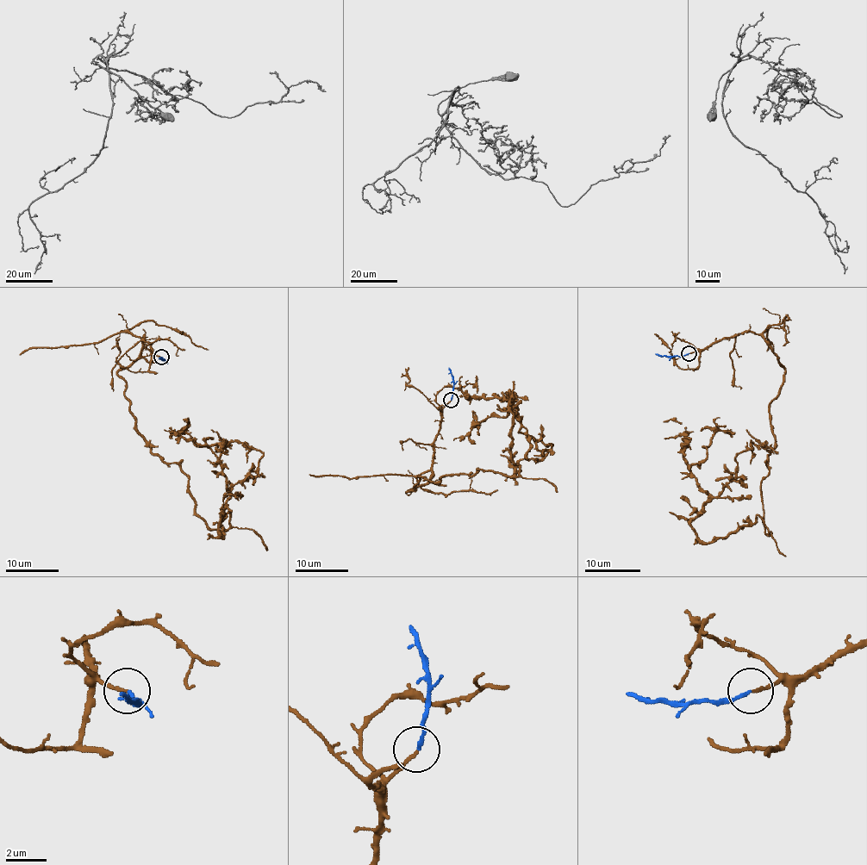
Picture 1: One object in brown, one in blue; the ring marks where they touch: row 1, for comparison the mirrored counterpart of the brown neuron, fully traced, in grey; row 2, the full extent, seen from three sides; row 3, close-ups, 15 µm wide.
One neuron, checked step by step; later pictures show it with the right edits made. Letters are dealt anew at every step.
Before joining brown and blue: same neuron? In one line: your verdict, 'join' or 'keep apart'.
join

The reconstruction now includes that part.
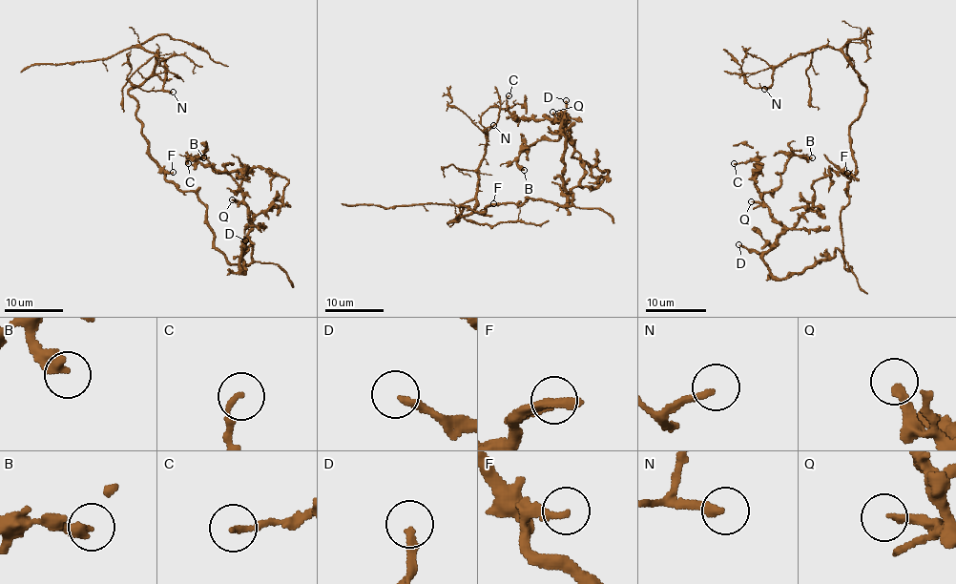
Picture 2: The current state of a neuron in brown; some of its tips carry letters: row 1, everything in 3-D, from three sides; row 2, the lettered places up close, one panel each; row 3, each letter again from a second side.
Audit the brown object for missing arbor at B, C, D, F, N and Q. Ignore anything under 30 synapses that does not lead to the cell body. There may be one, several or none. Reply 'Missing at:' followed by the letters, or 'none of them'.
Missing at: B, D, N

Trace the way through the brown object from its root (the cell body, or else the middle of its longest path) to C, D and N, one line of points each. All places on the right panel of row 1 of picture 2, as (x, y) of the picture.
C: (841, 212), (848, 269), (838, 249), (776, 278), (763, 257), (779, 223), (754, 180), (758, 165), (734, 163)
D: (841, 212), (842, 258), (848, 269), (838, 249), (801, 272), (776, 278), (756, 252), (738, 244)
N: (841, 212), (856, 168), (850, 124), (863, 102), (859, 75), (840, 51), (815, 48), (786, 58), (764, 89)

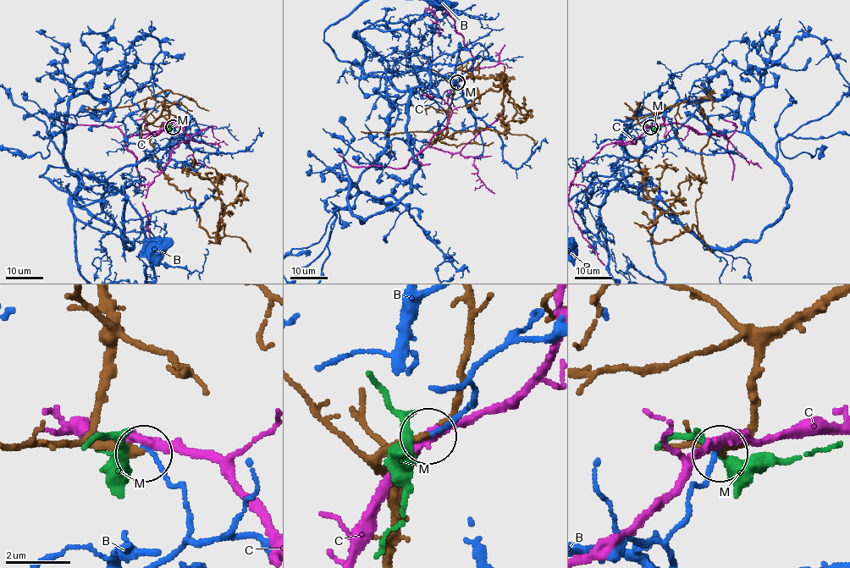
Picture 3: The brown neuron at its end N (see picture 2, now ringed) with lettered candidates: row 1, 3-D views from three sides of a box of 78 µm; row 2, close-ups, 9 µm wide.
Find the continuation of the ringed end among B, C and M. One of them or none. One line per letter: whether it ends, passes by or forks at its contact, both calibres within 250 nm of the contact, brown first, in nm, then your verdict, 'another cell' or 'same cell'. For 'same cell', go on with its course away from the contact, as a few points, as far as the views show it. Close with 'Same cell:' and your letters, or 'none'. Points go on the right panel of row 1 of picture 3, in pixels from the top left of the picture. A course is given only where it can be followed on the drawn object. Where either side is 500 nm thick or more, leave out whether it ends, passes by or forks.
B: it ends; calibres 240 and 120 nm; another cell
C: it passes by; calibres 280 and 300 nm; another cell
M: it forks; calibres 320 and 320 nm; another cell
Same cell: none

